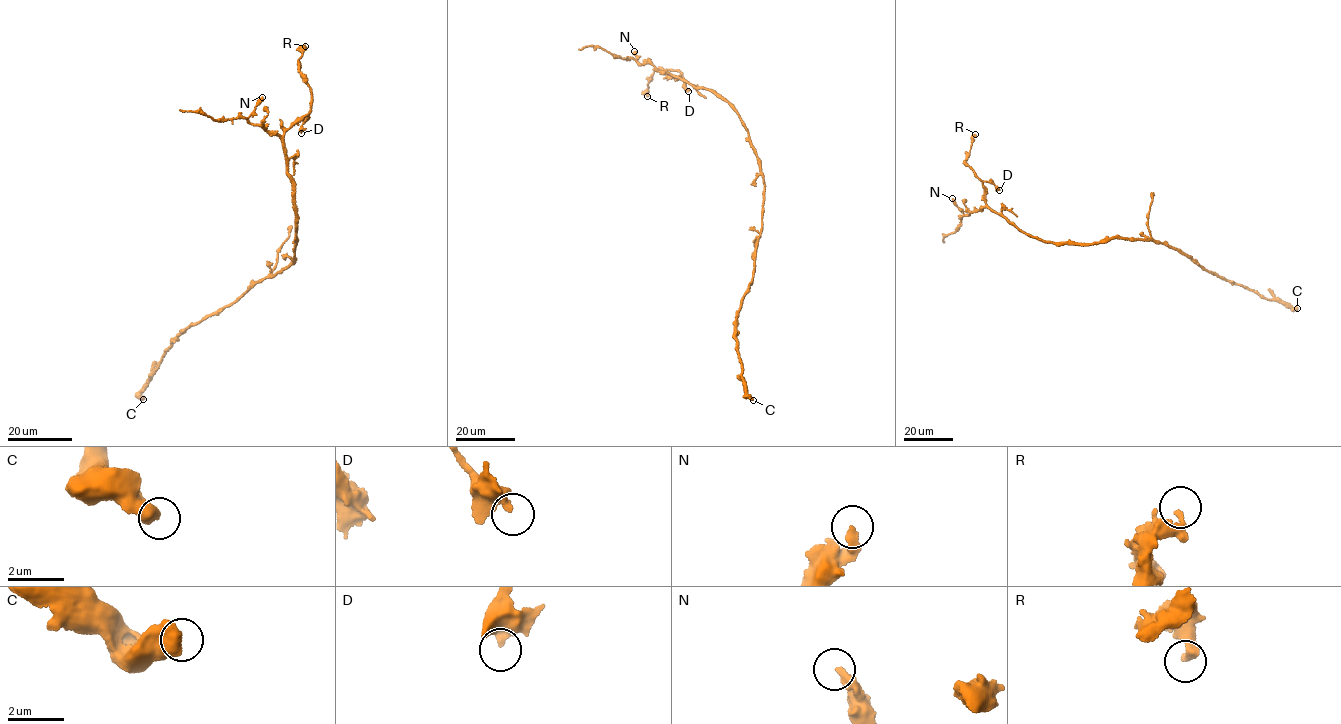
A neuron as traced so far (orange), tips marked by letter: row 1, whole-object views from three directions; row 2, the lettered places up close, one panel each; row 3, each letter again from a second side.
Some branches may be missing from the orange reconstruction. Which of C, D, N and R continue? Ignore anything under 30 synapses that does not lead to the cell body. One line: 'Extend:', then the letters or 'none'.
Extend: none

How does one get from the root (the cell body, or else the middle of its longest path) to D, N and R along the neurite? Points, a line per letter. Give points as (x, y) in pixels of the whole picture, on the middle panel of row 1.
D: (763, 178), (747, 129), (732, 104), (712, 91), (698, 89), (673, 76), (682, 76), (684, 88), (688, 91)
N: (763, 178), (747, 129), (731, 103), (712, 91), (698, 89), (658, 72), (649, 63), (636, 61), (634, 51)
R: (763, 178), (747, 129), (726, 99), (674, 77), (681, 73), (667, 69), (654, 72), (645, 91), (647, 96)

